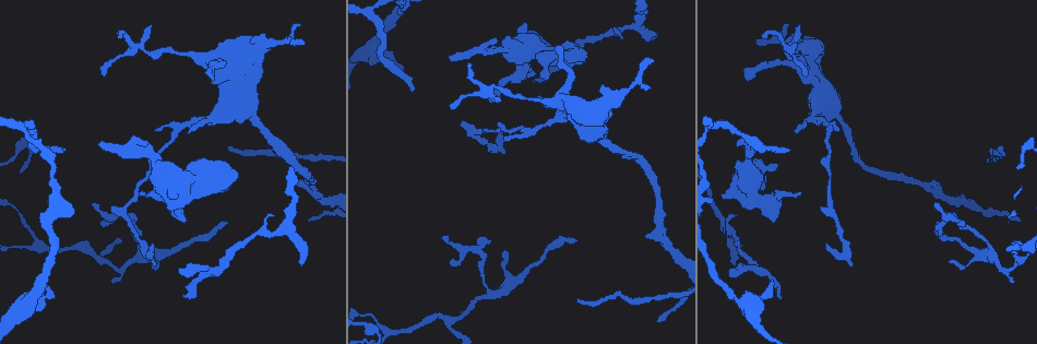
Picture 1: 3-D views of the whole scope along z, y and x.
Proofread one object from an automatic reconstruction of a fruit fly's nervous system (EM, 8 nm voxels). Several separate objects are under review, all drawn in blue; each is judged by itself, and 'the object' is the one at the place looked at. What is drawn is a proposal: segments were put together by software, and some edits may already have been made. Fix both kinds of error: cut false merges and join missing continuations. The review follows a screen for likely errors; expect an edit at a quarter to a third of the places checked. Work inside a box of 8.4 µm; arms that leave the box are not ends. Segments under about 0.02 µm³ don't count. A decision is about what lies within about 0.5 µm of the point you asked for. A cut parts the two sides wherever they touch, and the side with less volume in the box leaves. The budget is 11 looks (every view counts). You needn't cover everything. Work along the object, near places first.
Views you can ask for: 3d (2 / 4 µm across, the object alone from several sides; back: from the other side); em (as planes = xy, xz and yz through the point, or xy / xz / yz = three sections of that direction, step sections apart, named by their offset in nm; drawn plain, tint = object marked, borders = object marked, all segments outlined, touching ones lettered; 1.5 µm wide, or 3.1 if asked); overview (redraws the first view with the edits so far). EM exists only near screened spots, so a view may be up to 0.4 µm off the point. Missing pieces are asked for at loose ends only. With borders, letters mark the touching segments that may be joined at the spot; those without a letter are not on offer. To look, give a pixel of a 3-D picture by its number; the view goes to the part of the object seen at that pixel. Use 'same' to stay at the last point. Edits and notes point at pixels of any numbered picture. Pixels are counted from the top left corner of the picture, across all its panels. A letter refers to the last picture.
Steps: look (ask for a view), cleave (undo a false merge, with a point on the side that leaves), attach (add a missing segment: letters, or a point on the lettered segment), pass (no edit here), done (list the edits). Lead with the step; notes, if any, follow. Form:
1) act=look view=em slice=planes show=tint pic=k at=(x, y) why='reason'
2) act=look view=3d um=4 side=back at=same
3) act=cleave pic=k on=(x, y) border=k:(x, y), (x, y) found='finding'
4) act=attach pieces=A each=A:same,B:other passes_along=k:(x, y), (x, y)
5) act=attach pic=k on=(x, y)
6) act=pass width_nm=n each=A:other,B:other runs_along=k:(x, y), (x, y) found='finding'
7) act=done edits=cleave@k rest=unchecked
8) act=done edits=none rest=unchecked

act=look view=3d um=2 pic=1 at=(393, 74) why='free end'

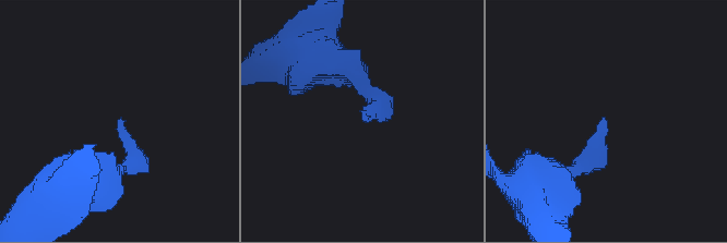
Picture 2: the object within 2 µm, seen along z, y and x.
act=look view=em slice=xz step=8 show=borders pic=2 at=(363, 119) why='shape alone is not enough'

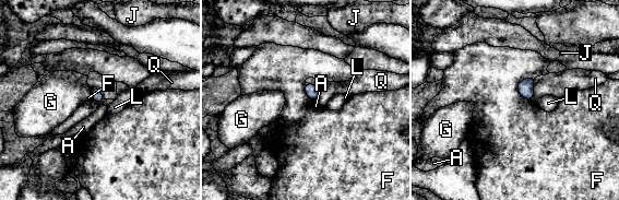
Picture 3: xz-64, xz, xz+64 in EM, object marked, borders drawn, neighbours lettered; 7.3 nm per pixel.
act=pass each=A:other,F:other,G:other,J:other,L:other,Q:other border=3:(526, 77), (518, 92), (531, 101) found='none of them fits'

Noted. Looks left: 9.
act=look view=3d um=4 pic=1 at=(732, 268) why='thin end'

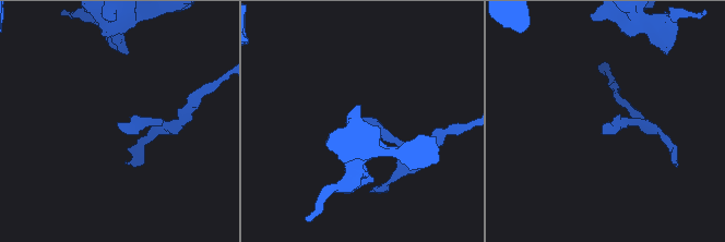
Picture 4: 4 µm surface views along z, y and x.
act=look view=em slice=planes show=plain pic=4 at=(117, 123) why='shape alone is not enough'

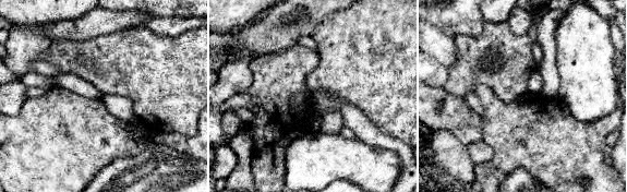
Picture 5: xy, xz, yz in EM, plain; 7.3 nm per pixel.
act=look view=em slice=planes show=borders at=same

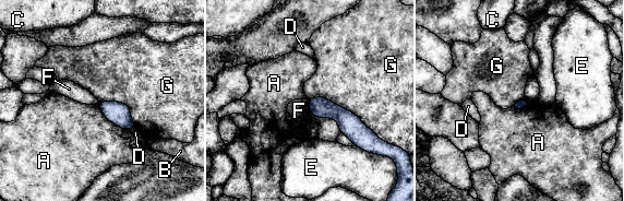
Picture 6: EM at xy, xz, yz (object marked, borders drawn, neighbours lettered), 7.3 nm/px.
act=pass each=A:other,B:other,C:other,D:other,E:other,F:other,G:other border=6:(309, 98), (350, 110), (378, 138) found='none of them fits'

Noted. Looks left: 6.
act=look view=em slice=planes show=plain pic=1 at=(301, 263) why='branch stops here'

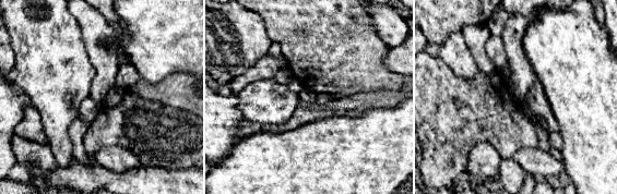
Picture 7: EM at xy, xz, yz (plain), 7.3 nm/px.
act=look view=em slice=planes show=borders at=same

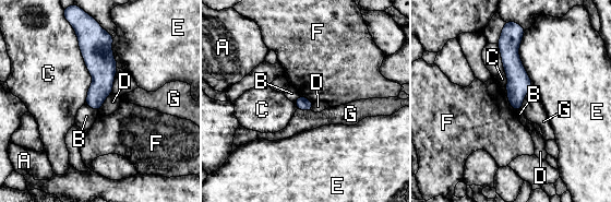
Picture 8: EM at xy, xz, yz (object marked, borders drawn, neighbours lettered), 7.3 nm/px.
act=pass each=A:other,B:other,C:other,D:other,E:other,F:other,G:other runs_along=8:(510, 38), (517, 107) found='no lettered segment goes on from it'

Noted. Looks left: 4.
act=look view=em slice=xz step=4 show=borders pic=1 at=(65, 150) why='tapers out'

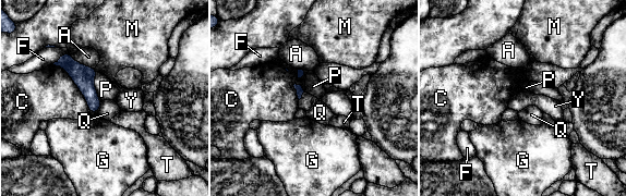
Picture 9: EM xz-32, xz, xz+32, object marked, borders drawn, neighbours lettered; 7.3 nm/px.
act=pass each=A:other,C:other,F:other,G:other,M:other,P:other,Q:other,T:other,Y:other border=9:(96, 72), (94, 87), (99, 97) found='none of them fits'

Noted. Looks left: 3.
act=done edits=none rest=unchecked

